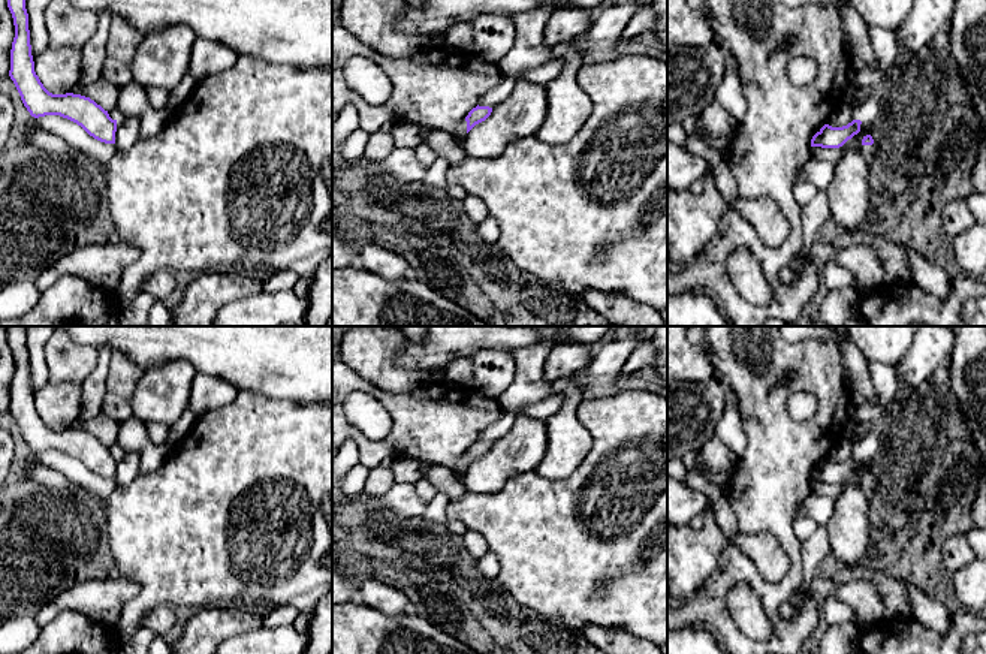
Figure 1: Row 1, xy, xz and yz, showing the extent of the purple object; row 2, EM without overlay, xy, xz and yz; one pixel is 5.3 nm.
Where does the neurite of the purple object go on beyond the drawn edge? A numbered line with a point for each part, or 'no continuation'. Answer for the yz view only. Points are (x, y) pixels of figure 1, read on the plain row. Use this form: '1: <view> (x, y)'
1: yz (867, 488)

